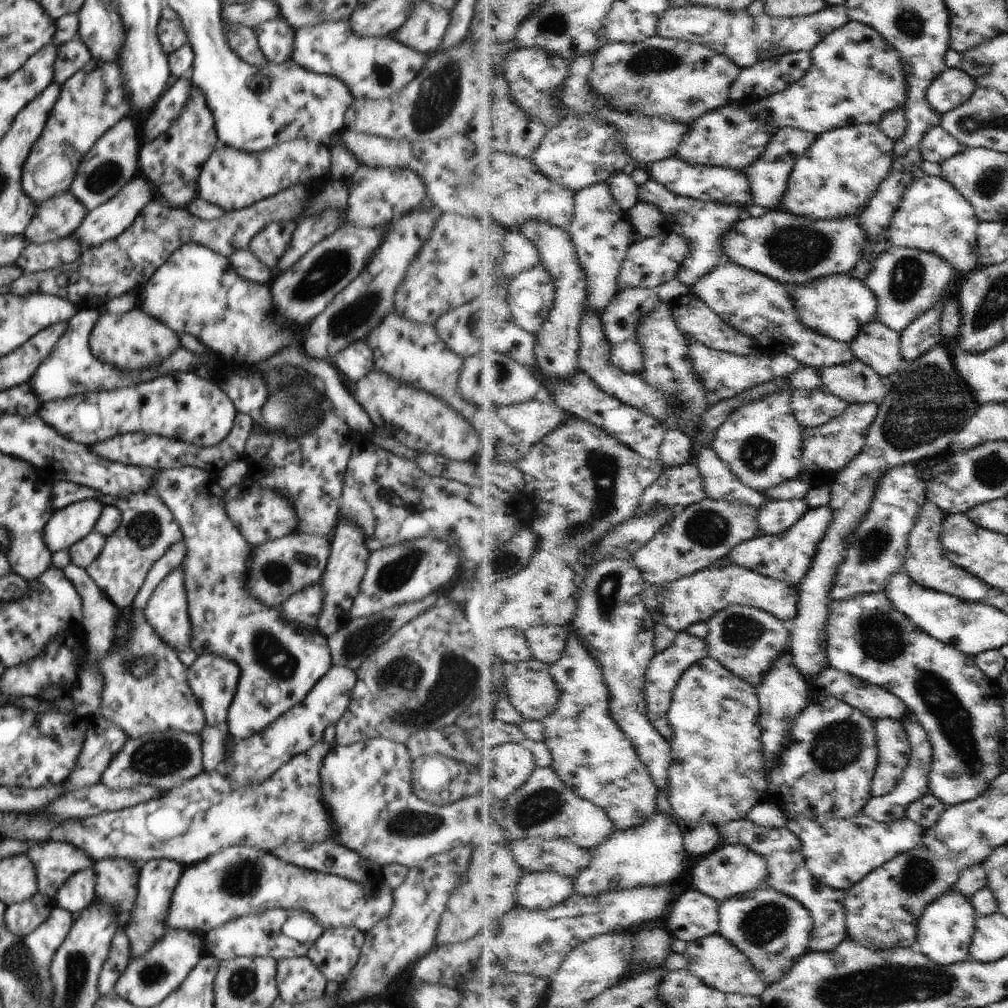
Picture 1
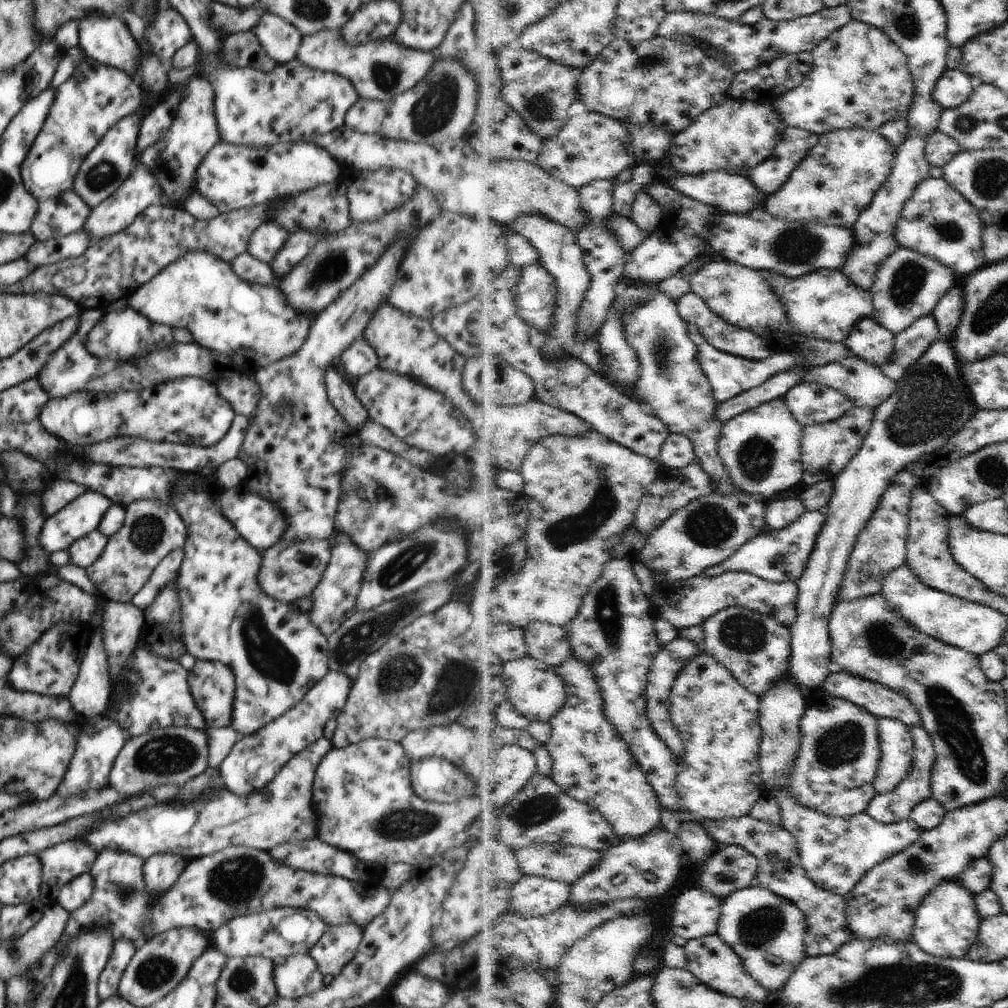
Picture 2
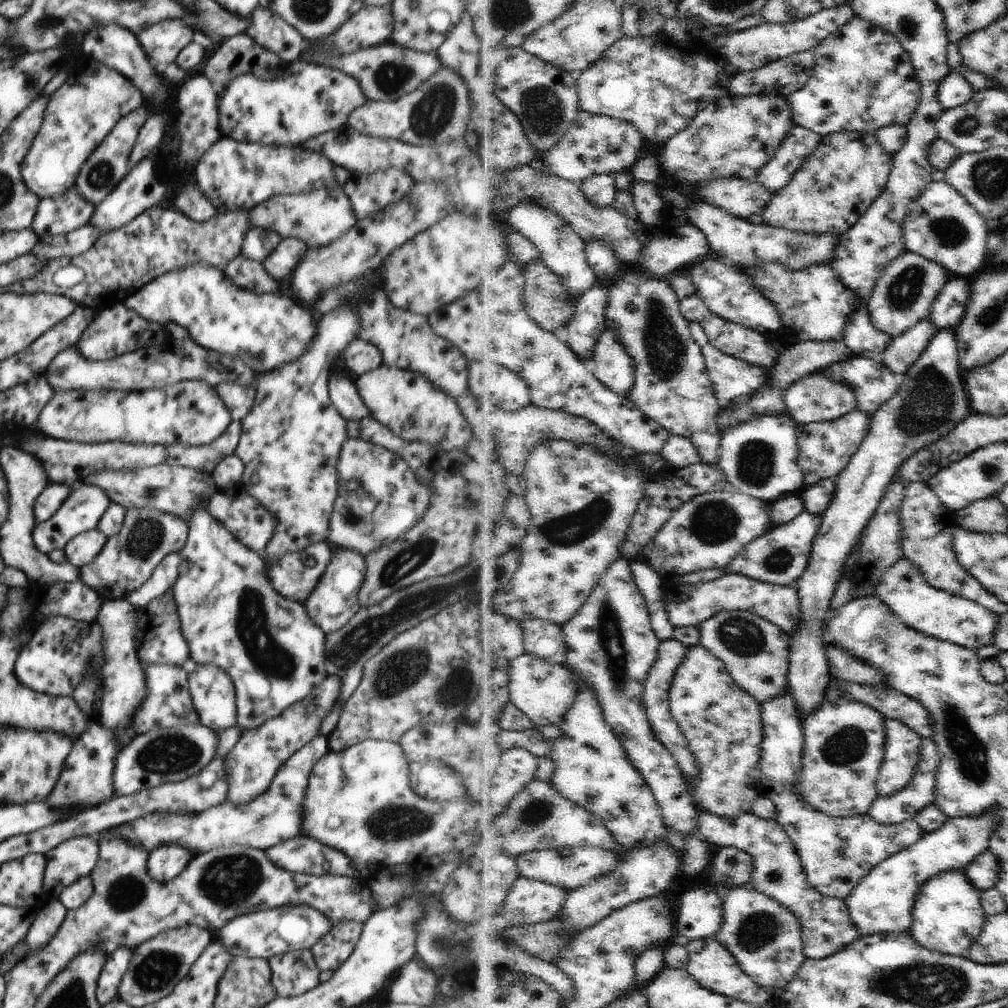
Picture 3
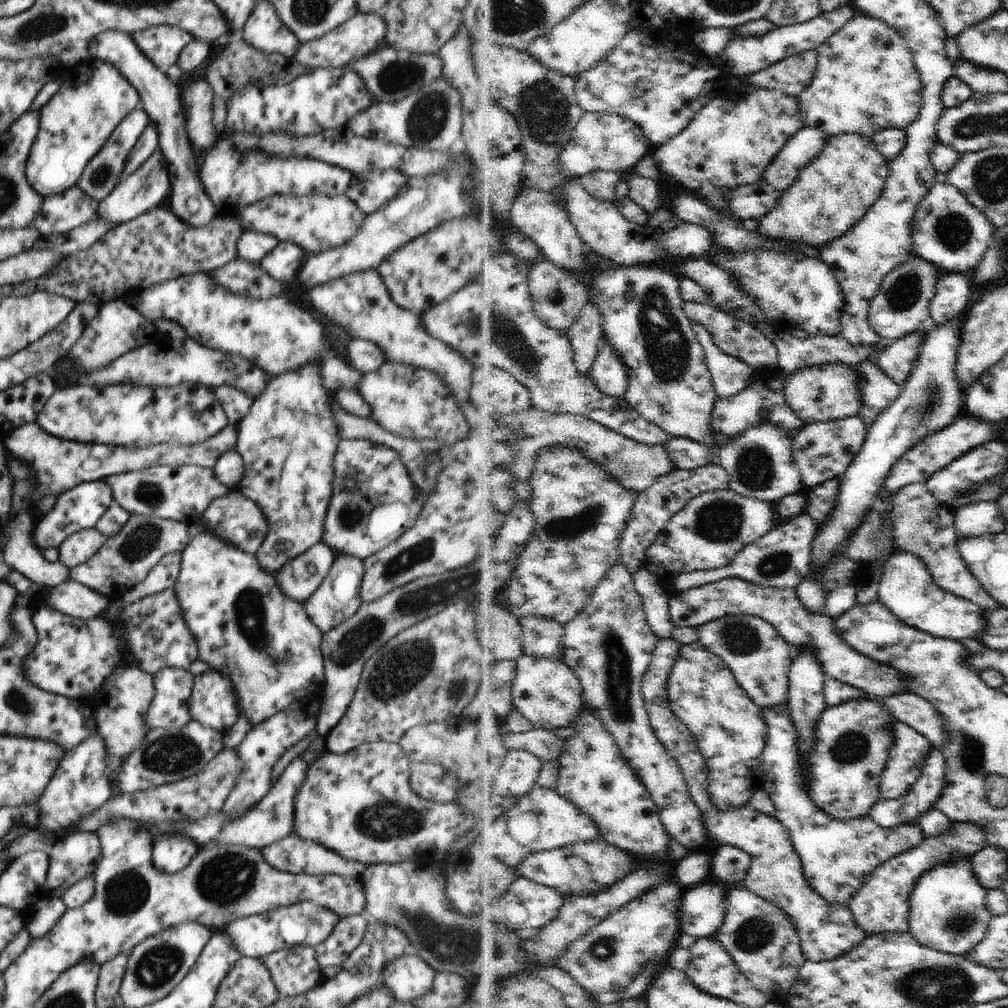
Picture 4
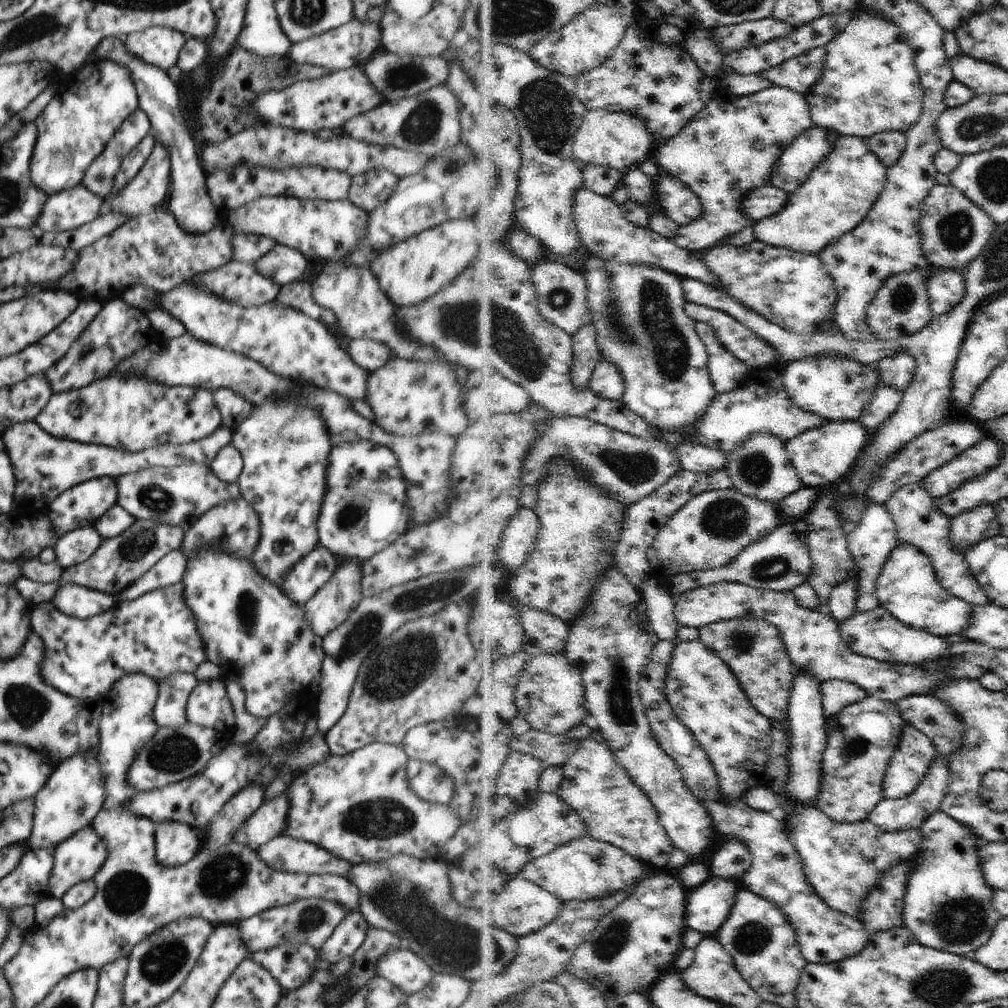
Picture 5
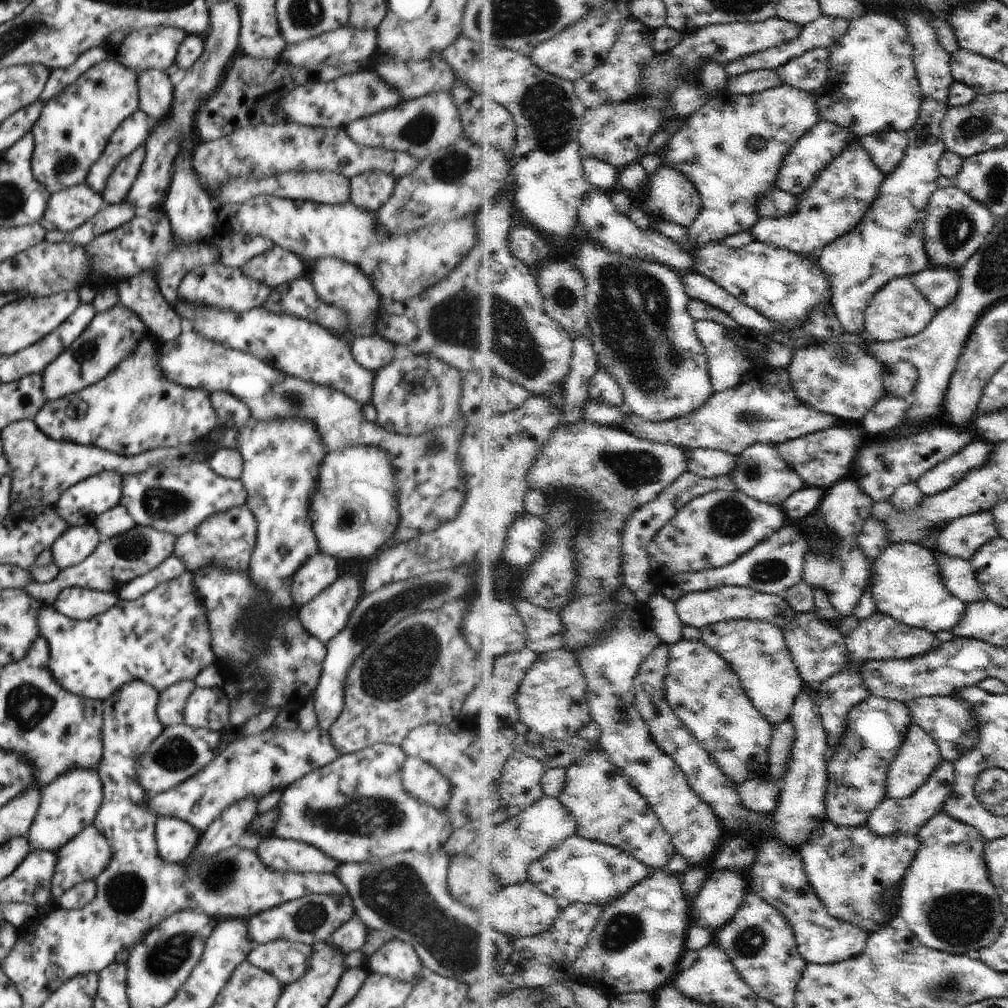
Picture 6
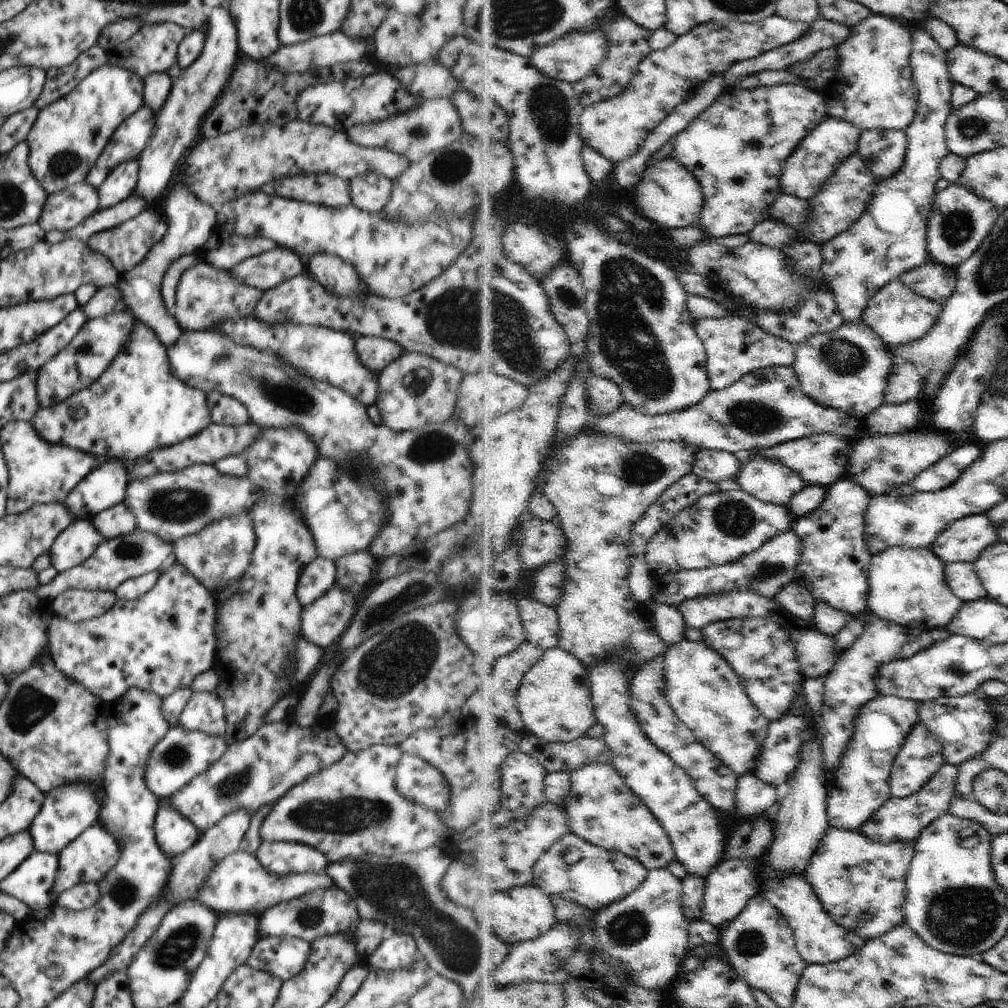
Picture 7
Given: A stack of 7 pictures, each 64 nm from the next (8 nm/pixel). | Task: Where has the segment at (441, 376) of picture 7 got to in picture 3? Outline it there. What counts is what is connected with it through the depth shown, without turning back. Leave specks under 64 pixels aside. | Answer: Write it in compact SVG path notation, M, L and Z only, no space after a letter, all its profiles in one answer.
M382 364L358 376L354 384L358 386L359 395L374 420L409 443L422 441L432 445L437 455L442 446L444 450L462 448L475 435L472 425L462 416L456 402L422 373Z

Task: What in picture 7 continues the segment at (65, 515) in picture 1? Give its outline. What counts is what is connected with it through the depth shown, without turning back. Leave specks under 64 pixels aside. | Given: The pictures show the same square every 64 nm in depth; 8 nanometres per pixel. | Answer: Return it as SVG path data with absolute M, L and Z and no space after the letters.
M117 457L100 463L65 498L64 504L75 514L75 520L92 520L99 512L123 503L130 468Z

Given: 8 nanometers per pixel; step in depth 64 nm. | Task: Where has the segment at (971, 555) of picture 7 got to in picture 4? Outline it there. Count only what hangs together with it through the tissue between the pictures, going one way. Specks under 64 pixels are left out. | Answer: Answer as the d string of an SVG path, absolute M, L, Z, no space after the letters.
M980 501L955 510L959 539L995 535L1005 530L1005 520L995 502Z

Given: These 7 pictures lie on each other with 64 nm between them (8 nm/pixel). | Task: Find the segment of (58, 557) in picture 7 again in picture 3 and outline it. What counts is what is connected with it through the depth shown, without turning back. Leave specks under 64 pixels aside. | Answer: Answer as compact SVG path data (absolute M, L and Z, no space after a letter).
M97 528L76 535L63 548L65 559L79 569L96 558L106 541L107 536Z

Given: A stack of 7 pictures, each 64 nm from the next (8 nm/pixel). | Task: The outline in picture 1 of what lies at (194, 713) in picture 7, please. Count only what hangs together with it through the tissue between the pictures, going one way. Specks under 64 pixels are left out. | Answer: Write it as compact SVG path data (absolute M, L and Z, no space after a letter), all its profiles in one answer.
M200 654L189 667L188 685L194 697L198 700L205 715L205 722L209 726L225 727L227 723L228 708L234 699L236 686L240 678L240 670L226 662L226 658L214 654Z

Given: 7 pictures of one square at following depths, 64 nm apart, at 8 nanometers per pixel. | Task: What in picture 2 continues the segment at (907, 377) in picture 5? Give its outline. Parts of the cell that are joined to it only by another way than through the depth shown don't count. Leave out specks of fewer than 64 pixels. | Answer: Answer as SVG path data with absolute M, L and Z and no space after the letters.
M933 312L924 316L903 334L898 335L896 354L892 356L892 360L895 364L912 366L924 357L934 341L938 341L940 337L944 337L944 335L939 329Z

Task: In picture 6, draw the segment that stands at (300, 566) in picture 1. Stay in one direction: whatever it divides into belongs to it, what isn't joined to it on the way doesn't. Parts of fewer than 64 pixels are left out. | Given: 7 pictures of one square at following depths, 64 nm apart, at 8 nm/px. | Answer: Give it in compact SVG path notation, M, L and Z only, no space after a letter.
M318 551L292 577L291 593L296 606L301 607L328 588L340 575L341 564Z

